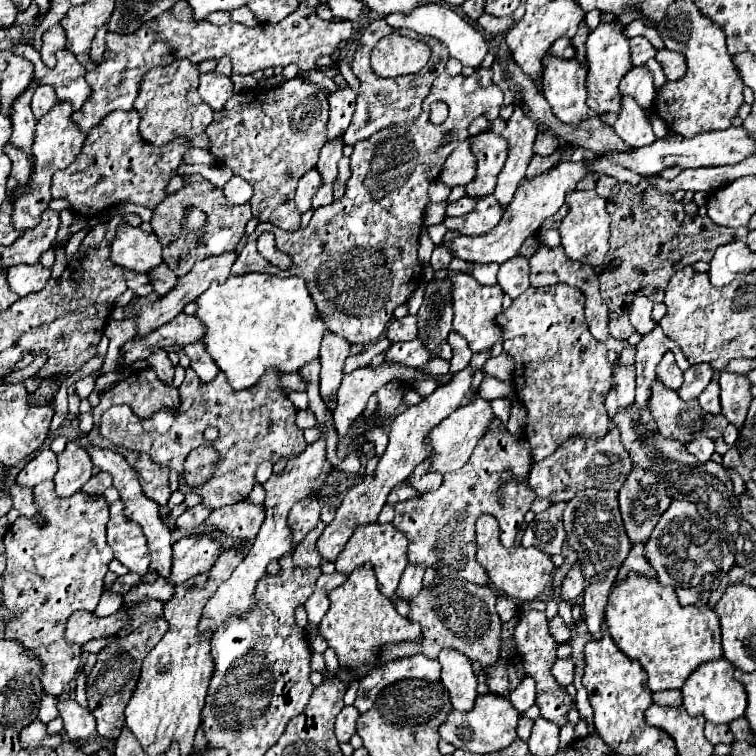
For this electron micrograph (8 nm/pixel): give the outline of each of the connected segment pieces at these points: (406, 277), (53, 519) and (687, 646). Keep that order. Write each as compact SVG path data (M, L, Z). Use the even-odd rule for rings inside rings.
M479 68L471 76L449 76L443 72L431 86L429 96L423 102L423 110L413 120L413 124L397 126L397 128L383 128L381 132L375 132L369 140L361 140L355 144L355 150L351 154L351 178L345 184L345 194L343 198L335 200L329 206L321 206L313 212L311 222L297 230L297 232L285 232L281 228L275 228L269 222L261 222L253 234L247 236L247 246L241 250L237 262L233 264L231 272L233 274L249 274L249 272L263 272L263 274L273 274L279 278L289 278L289 276L299 276L307 282L307 290L317 306L317 316L325 320L325 326L333 330L335 334L343 336L351 344L367 344L375 342L383 330L393 322L393 310L403 304L411 292L421 286L421 264L417 260L417 248L419 234L423 228L423 212L425 206L429 204L427 188L435 178L439 178L441 166L445 158L451 154L451 150L463 142L469 134L467 128L469 124L485 114L493 106L503 104L503 92L499 86L491 82L491 68ZM433 102L445 102L449 106L449 116L443 124L433 124L429 120L429 110ZM445 132L453 132L453 140L445 140ZM263 232L273 232L275 234L275 246L289 254L293 264L287 270L281 270L267 262L259 252L257 252L257 238Z
M45 480L35 486L35 502L45 518L45 526L37 526L31 518L19 516L7 530L5 556L7 568L3 572L3 602L7 608L17 610L17 618L7 624L5 638L21 640L33 656L41 660L41 682L47 694L59 696L63 688L75 678L81 668L81 646L69 644L65 640L65 624L69 616L77 610L93 612L103 590L103 580L109 570L109 562L113 560L113 550L105 540L105 524L109 520L109 504L103 496L89 496L85 492L77 492L69 498L61 498L55 494L53 480Z
M629 572L625 580L615 582L605 606L605 620L621 652L641 662L653 692L679 690L699 664L723 656L719 616L711 608L681 606L675 590L661 586L655 578Z

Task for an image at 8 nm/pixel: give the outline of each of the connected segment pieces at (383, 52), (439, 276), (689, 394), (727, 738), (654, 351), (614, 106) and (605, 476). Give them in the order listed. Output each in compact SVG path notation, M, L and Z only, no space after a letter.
M389 34L385 36L371 54L371 68L381 78L395 78L415 74L421 70L421 64L429 60L429 48L421 40L407 36Z
M437 246L435 250L433 250L433 256L431 256L431 268L433 268L433 272L435 272L435 278L433 280L443 280L445 276L447 276L447 266L449 266L449 262L451 262L451 254L447 252L447 248L445 246Z
M695 364L695 366L691 366L685 372L685 382L683 382L681 390L679 390L681 400L697 398L707 388L707 384L711 382L711 376L713 376L713 370L711 370L709 364Z
M706 722L704 734L713 745L720 742L723 742L723 744L733 744L733 734L731 734L731 730L729 730L727 724Z
M657 326L653 332L645 334L641 344L637 344L637 358L635 358L635 370L637 370L637 396L635 402L639 406L647 406L649 402L649 392L651 392L651 384L657 378L657 364L661 362L661 356L671 350L675 355L676 364L681 366L683 370L687 370L691 364L687 362L687 358L682 354L681 348L663 334L661 326Z
M601 22L587 38L587 104L597 114L619 112L621 94L619 82L633 68L629 56L629 38L623 34L625 26L619 22Z
M611 428L605 436L601 436L601 440L585 440L577 436L565 440L565 444L557 448L557 452L533 464L529 486L533 488L537 498L547 498L553 504L557 504L557 502L569 502L577 492L585 488L605 488L619 492L631 470L633 462L629 458L629 452L621 444L619 430Z

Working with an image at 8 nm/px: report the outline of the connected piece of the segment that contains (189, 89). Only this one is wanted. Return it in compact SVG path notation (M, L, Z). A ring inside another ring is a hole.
M175 60L169 66L149 70L141 84L139 94L135 98L135 110L141 116L139 134L147 144L165 146L175 138L193 138L211 124L213 110L199 98L199 70L189 60Z

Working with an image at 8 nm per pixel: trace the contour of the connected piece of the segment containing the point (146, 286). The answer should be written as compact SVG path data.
M125 270L125 280L127 280L127 286L129 286L137 296L149 296L149 294L153 292L153 286L151 286L147 274L137 274L137 272Z

